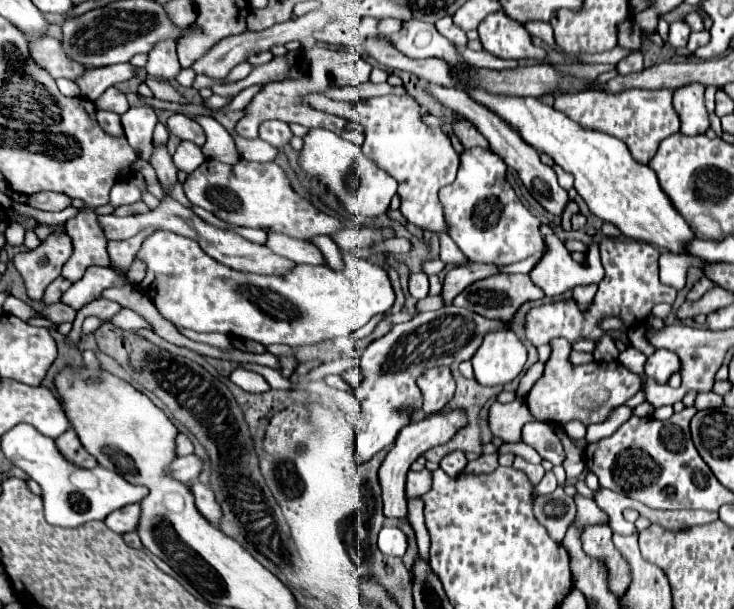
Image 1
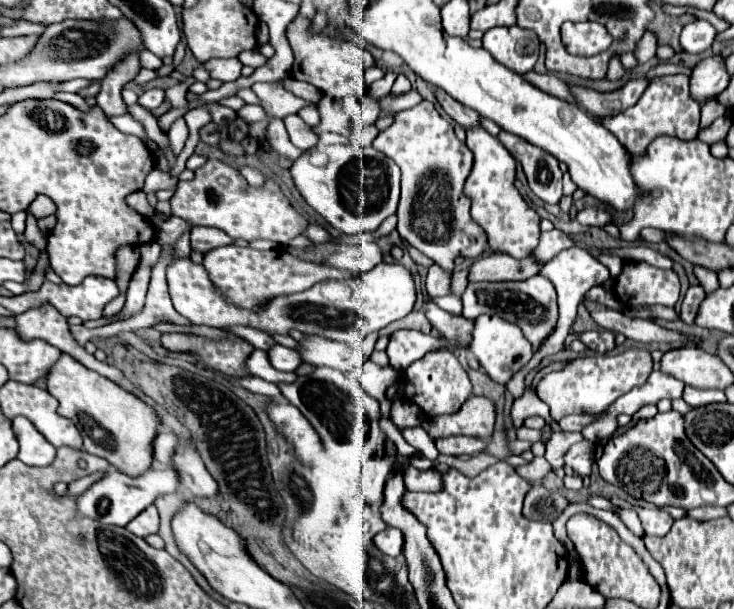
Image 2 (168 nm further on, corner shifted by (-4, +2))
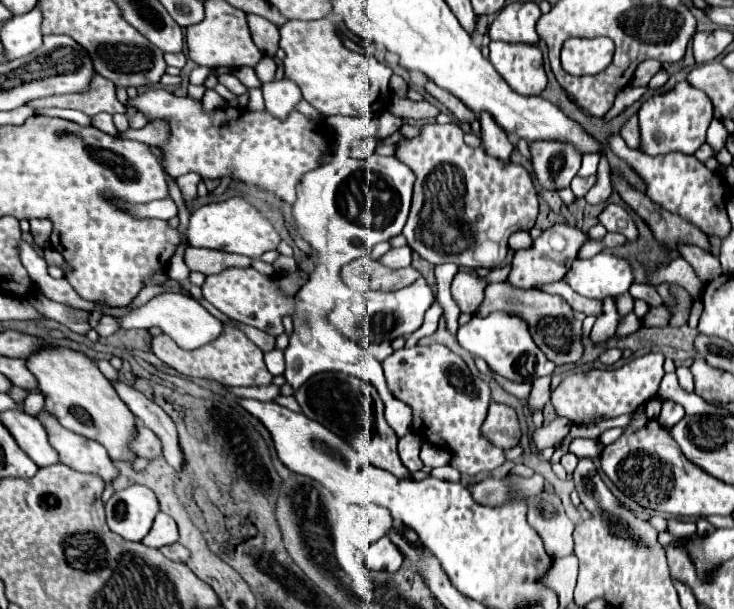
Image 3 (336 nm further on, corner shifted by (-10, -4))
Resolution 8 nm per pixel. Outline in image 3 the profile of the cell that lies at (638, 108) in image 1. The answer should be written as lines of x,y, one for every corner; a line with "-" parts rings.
678,82
672,90
664,94
650,96
638,112
640,124
640,152
656,156
666,152
694,154
700,144
706,140
706,130
712,120
712,102
702,92
696,90
690,82

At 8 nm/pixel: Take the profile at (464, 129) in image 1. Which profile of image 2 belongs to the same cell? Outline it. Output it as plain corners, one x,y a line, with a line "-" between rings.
436,88
434,90
434,96
436,100
440,102
440,106
444,108
444,112
460,126
464,128
472,128
472,126
478,126
478,112
474,112
472,108
466,108
462,104
458,104
452,96
446,96
446,92
442,92
442,88

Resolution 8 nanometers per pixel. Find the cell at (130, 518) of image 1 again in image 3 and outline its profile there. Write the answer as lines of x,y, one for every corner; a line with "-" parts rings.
158,512
150,532
144,536
142,544
144,546
150,546
150,548
162,548
166,544
174,544
178,540
178,528
176,528
176,522
164,514
164,512

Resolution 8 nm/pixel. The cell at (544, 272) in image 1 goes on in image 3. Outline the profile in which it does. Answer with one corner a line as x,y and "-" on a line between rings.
604,252
596,254
590,260
574,260
568,270
568,276
564,276
562,280
568,282
568,286
572,286
572,290
578,292
580,296
598,298
598,300
604,300
606,296
620,296
620,294
628,292
630,284
634,282
628,260
624,260
620,256
610,256

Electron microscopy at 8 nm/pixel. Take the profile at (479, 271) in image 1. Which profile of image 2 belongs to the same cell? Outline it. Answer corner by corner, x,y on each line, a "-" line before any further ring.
486,252
474,260
470,268
470,282
512,282
528,280
540,272
542,264
534,256
522,260
512,258
504,252

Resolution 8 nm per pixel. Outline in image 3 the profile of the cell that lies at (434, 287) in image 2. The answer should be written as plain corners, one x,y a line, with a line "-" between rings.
458,272
452,280
450,292
462,312
474,314
474,310
480,306
484,298
484,288
486,288
486,282
482,282
478,276
468,272

